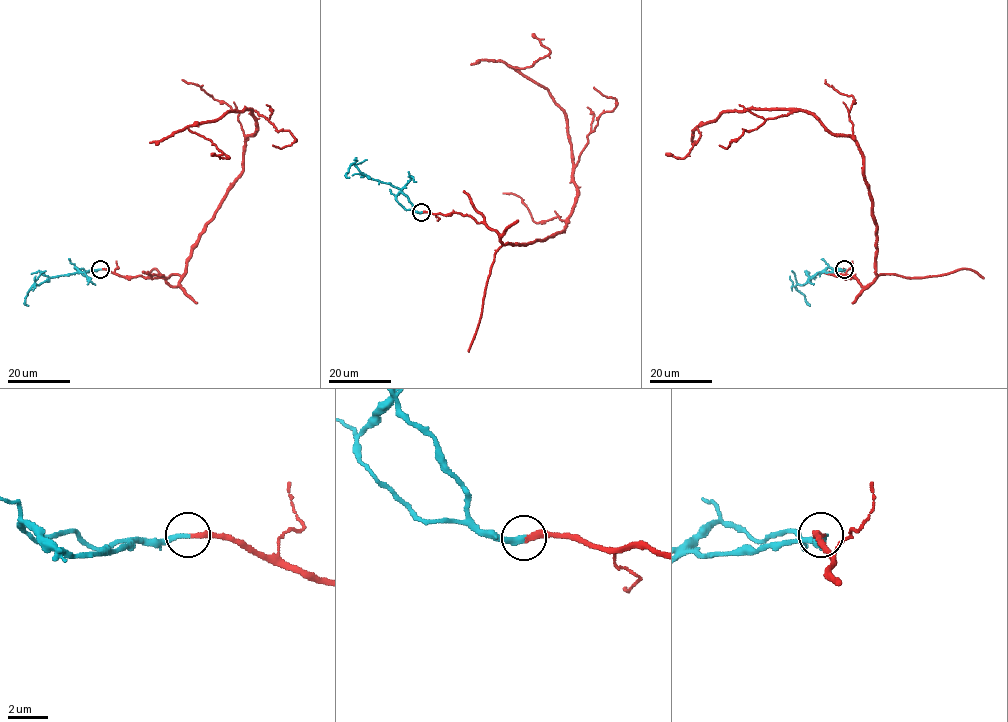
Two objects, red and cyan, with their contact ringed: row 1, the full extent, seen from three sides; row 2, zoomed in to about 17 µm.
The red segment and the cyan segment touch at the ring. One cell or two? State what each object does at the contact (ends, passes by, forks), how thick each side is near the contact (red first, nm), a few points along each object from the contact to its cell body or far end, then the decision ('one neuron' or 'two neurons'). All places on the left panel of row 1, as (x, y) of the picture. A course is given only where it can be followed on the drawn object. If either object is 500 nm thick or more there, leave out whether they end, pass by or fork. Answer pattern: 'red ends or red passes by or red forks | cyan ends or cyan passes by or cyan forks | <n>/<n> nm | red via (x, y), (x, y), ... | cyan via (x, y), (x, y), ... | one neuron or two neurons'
red ends | cyan ends | 300/280 nm | red via (101, 269), (178, 285), (242, 170), (252, 110), (188, 128), (228, 157), (210, 154) | cyan via (101, 269), (60, 275), (33, 285), (25, 299), (28, 305) | one neuron

